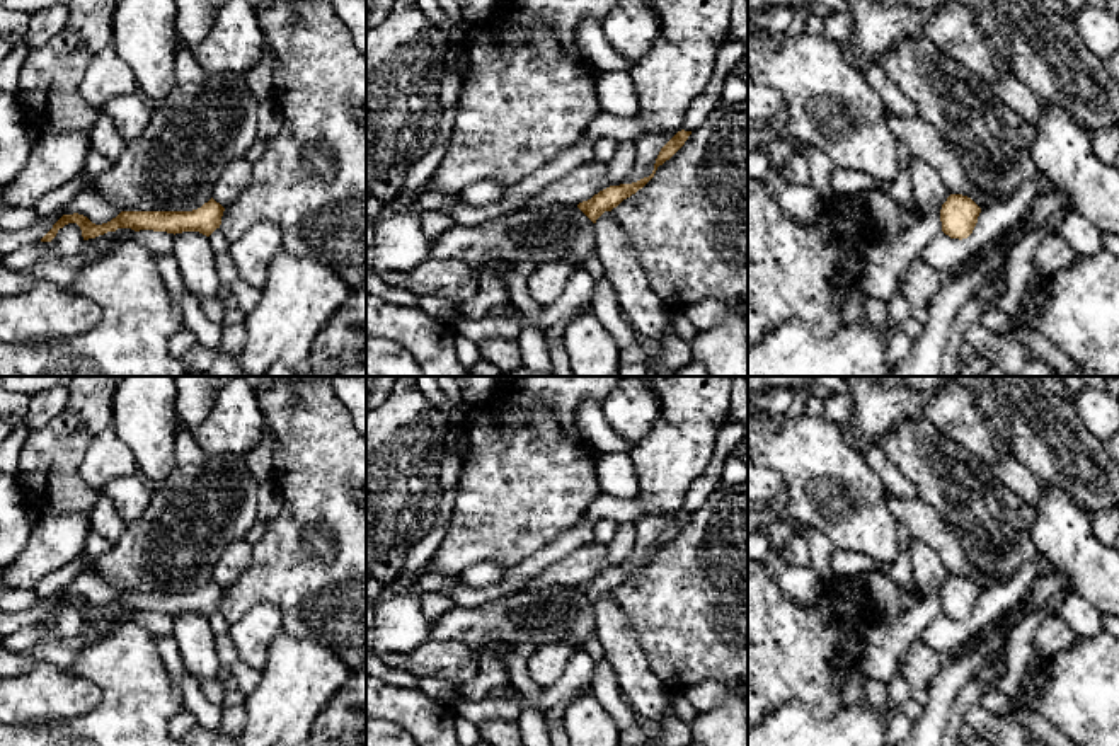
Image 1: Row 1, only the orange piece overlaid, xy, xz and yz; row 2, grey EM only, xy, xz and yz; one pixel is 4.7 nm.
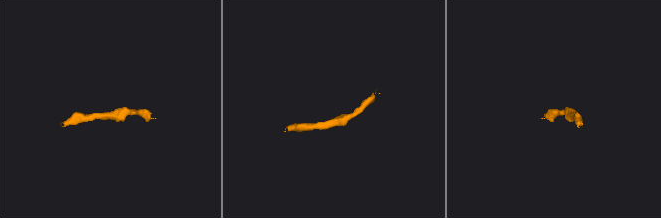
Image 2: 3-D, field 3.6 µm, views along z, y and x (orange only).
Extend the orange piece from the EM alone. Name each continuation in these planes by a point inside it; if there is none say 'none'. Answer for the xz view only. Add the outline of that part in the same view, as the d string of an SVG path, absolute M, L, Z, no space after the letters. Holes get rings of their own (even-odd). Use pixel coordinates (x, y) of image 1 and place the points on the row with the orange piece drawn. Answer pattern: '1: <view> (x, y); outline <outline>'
none

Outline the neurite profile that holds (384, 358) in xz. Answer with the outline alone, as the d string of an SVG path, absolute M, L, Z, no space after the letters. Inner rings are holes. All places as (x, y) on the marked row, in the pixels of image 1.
M376 337L366 341L366 376L424 376L424 371L404 346Z

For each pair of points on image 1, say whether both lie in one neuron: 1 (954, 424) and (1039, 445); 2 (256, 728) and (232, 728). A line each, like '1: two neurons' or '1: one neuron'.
1: two neurons
2: two neurons

